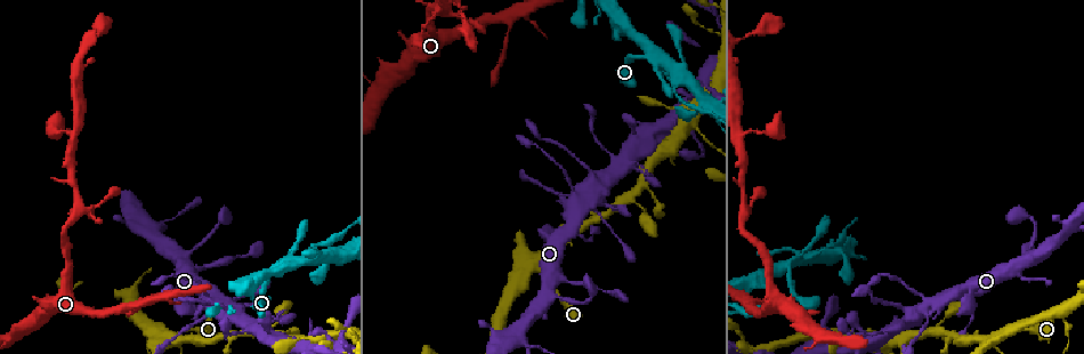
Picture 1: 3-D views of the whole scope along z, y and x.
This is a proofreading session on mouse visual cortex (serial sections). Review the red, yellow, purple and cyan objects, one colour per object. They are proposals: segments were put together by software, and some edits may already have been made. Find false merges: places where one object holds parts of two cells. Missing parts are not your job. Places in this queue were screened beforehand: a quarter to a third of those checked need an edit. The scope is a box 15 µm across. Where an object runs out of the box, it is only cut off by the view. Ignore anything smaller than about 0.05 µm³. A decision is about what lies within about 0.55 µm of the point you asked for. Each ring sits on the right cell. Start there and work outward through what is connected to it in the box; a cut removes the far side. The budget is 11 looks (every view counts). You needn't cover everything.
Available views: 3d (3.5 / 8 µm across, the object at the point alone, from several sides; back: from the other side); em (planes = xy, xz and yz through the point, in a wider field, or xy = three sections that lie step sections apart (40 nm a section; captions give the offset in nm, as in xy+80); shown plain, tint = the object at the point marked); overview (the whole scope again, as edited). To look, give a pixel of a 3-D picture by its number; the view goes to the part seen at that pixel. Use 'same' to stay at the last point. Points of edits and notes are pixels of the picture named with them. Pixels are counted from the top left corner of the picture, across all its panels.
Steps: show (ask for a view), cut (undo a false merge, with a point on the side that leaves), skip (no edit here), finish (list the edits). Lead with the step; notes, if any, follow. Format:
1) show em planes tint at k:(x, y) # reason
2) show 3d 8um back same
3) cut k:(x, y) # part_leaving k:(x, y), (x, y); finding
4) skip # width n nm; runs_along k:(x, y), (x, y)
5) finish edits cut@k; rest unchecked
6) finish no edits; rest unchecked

show 3d 8um at 1:(140, 304) # arms part here

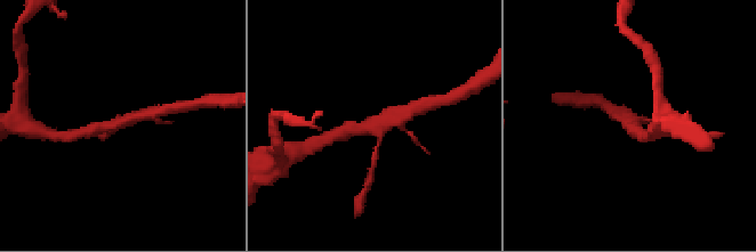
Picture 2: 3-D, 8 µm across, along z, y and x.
show 3d 3.5um at 2:(118, 122)

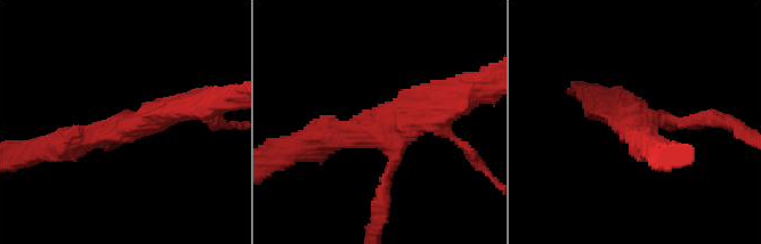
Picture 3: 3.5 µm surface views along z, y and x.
show em planes tint at 3:(640, 124) # arms 3; arm_widths 150, 350, 400 nm

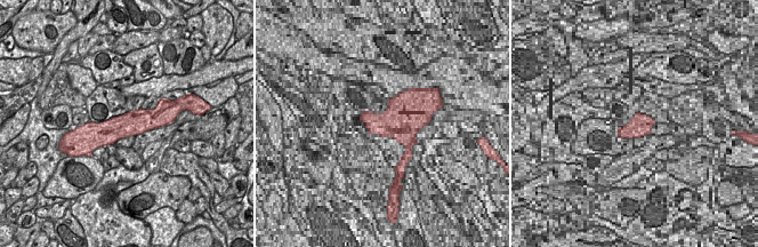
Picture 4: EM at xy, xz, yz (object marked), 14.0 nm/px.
cut 3:(382, 205) # part_leaving 3:(671, 120), (723, 120), (746, 133); two cells meet here

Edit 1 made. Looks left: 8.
show overview

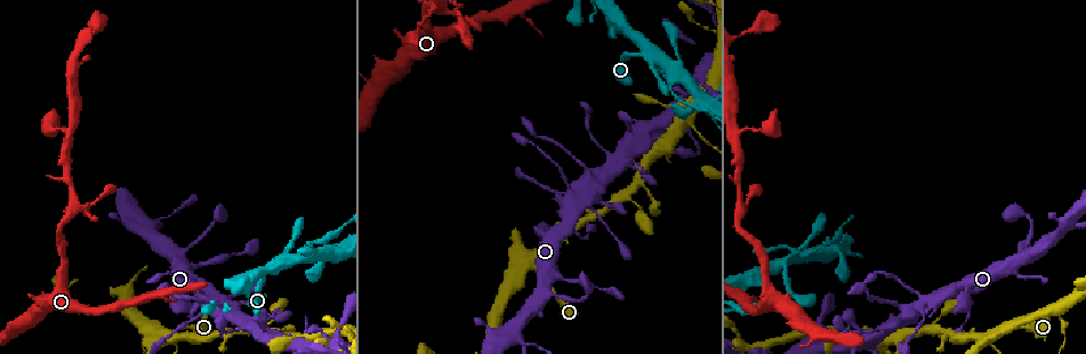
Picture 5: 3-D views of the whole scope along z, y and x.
show 3d 8um at 5:(644, 51) # looks like a crossing

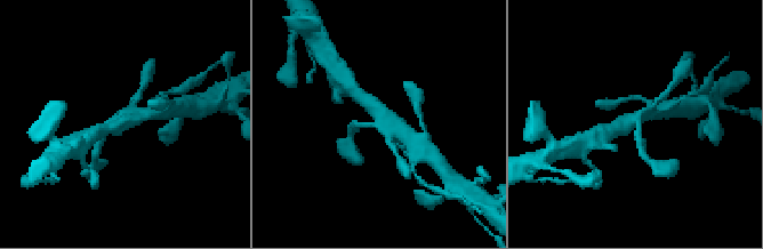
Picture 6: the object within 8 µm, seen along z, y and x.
show 3d 3.5um at 6:(637, 116) # zoom in

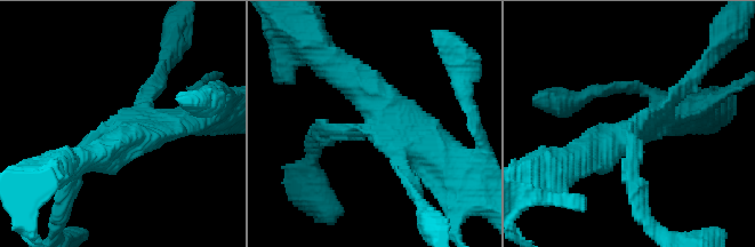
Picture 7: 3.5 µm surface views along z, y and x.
show em xy step 1 tint at 7:(627, 133) # arms 4; arm_widths 200, 250, 400, 400 nm; need the tissue

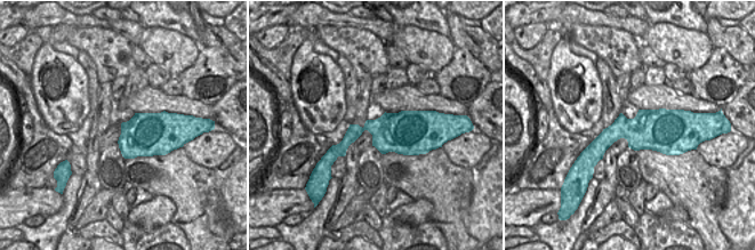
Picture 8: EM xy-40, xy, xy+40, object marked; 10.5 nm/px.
skip # width 420 nm; runs_along 7:(67, 176), (96, 137), (187, 117); one cell here

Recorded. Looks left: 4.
show 3d 3.5um at 5:(1059, 308) # three arms meet

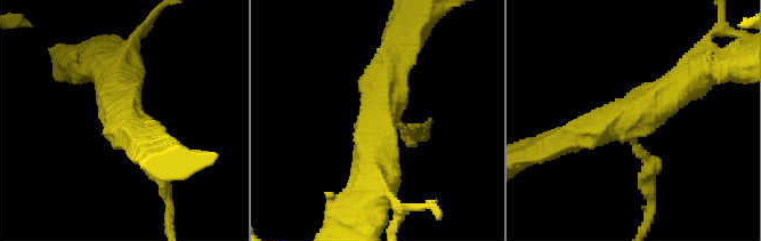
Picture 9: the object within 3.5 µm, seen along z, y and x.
show em xy step 5 tint at 9:(630, 120) # arms 3; arm_widths 200, 400, 450 nm

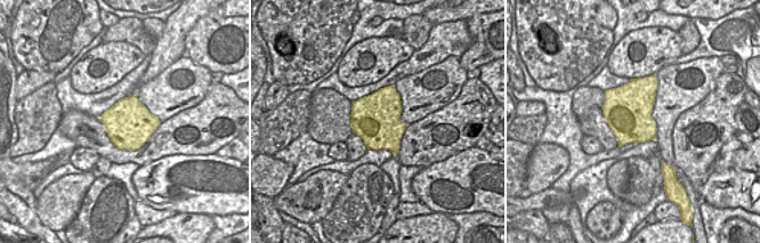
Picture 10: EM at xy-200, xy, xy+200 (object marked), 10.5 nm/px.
cut 9:(646, 191) # part_leaving 9:(642, 155), (652, 194), (646, 229); two cells meet here

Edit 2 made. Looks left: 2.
show 3d 8um at 5:(932, 297) # looks like a crossing

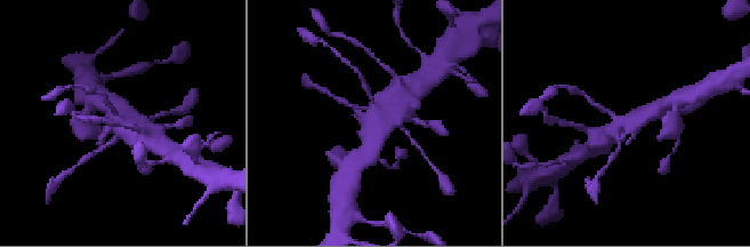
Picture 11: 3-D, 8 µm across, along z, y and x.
show em xy step 2 tint at 11:(633, 120) # need the tissue

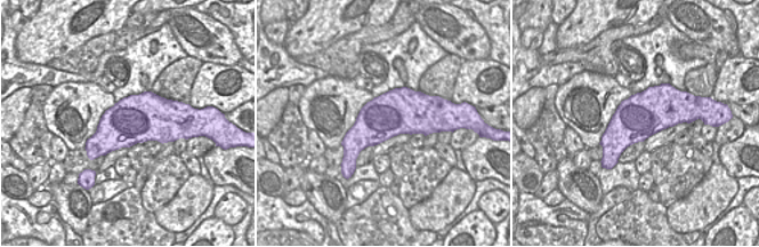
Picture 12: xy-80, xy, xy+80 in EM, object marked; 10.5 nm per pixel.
skip # runs_along 11:(368, 150), (377, 111), (394, 97); one cell here

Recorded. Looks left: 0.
finish edits cut@3, cut@9; rest unchecked

